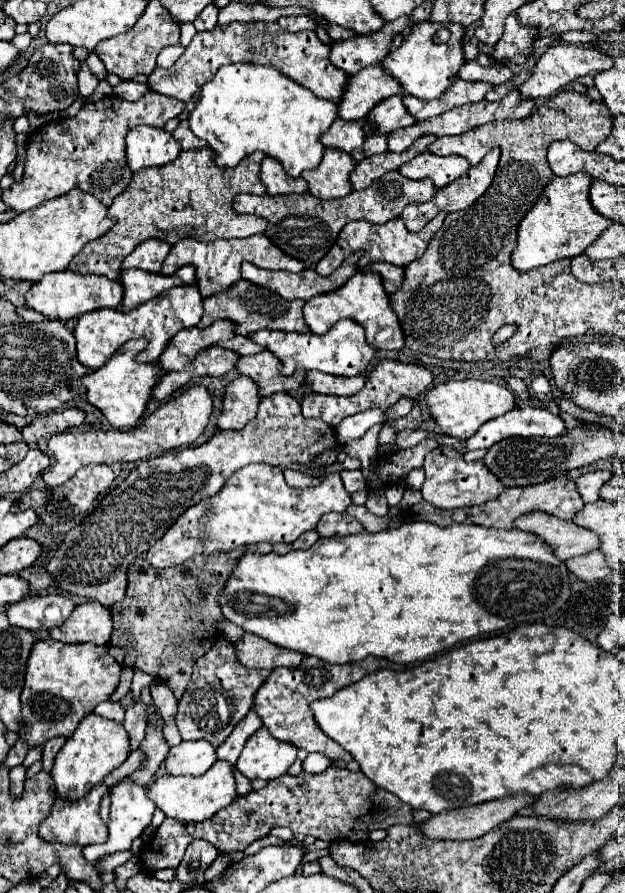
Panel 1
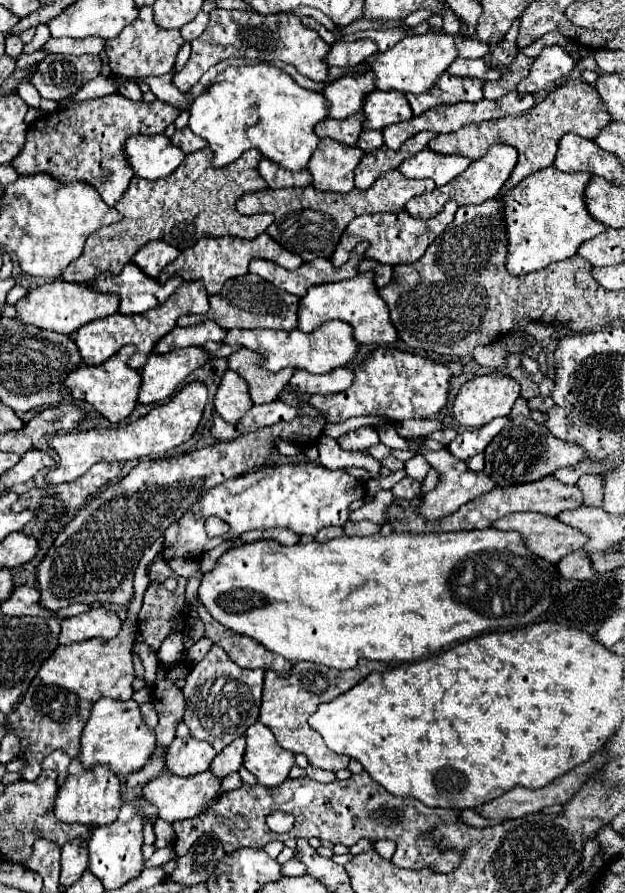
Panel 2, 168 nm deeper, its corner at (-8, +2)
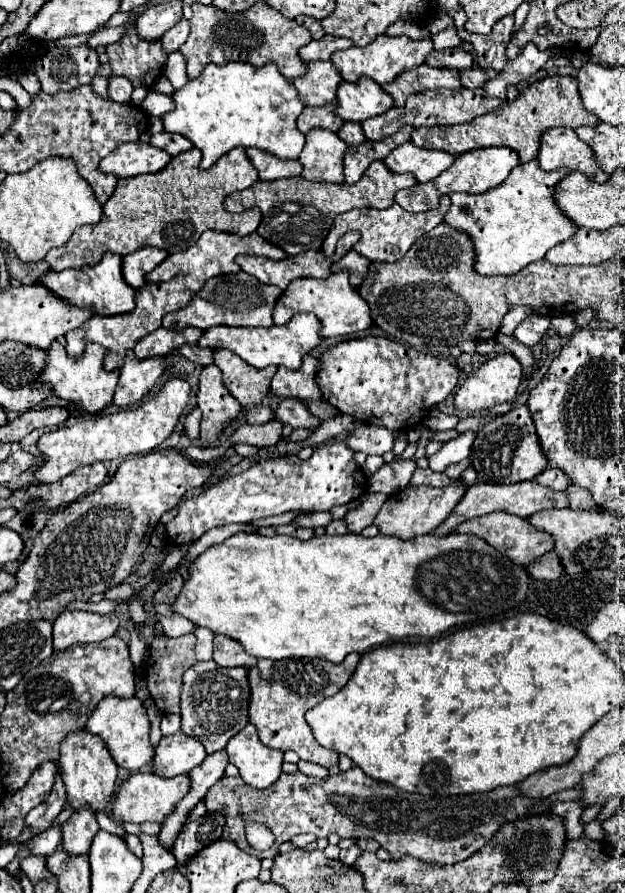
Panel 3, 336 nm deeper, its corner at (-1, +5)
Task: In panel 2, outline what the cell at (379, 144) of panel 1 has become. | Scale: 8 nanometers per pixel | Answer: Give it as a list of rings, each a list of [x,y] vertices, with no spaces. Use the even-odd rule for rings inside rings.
[[[367,131],[361,133],[361,141],[357,141],[357,147],[363,149],[365,153],[371,153],[383,145],[383,135],[381,131]]]

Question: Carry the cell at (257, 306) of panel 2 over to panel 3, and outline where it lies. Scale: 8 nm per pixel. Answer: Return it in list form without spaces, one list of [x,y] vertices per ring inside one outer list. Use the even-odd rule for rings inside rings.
[[[246,272],[216,276],[216,278],[210,278],[198,294],[194,294],[188,306],[166,314],[162,318],[162,326],[174,328],[174,330],[182,330],[188,326],[208,330],[220,324],[224,326],[272,326],[272,310],[280,294],[282,290],[278,286],[260,284],[254,276]]]

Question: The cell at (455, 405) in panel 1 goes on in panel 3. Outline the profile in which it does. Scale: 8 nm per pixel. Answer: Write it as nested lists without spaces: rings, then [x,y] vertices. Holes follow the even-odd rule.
[[[502,352],[502,354],[486,360],[476,372],[472,372],[466,378],[466,382],[458,388],[458,392],[454,396],[454,406],[474,414],[474,412],[482,412],[482,410],[486,410],[486,408],[490,408],[494,404],[510,402],[516,396],[520,380],[522,380],[522,366],[520,366],[520,362],[512,354]]]

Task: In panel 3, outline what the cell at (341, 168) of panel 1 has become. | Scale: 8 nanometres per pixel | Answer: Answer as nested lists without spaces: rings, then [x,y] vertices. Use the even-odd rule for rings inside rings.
[[[314,128],[306,134],[306,144],[300,154],[300,162],[304,166],[302,176],[306,180],[322,180],[340,184],[344,182],[342,174],[342,158],[346,152],[346,144],[330,130]]]

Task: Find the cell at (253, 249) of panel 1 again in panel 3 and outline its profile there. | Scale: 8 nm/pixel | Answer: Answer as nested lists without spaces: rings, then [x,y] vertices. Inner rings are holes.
[[[206,230],[194,246],[190,246],[188,250],[176,252],[174,256],[168,256],[158,268],[154,268],[146,276],[146,280],[148,282],[160,282],[160,280],[170,280],[170,278],[174,278],[178,274],[184,274],[184,276],[192,276],[194,280],[206,282],[208,278],[214,278],[214,276],[220,276],[220,274],[240,272],[240,266],[234,262],[234,258],[238,254],[266,256],[270,260],[282,260],[282,258],[286,258],[286,252],[284,250],[280,250],[278,246],[272,246],[270,242],[266,242],[264,238],[260,238],[256,232],[240,238],[240,236],[234,236],[234,234],[228,234],[228,232],[212,232],[212,230]]]

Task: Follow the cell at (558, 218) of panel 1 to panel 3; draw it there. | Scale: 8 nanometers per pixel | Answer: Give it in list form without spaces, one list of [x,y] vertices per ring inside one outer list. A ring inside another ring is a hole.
[[[538,160],[518,164],[502,186],[484,194],[450,194],[452,206],[444,216],[444,224],[470,236],[474,244],[474,270],[482,276],[516,274],[524,266],[542,260],[544,254],[556,244],[568,240],[578,228],[566,222],[566,216],[554,206],[552,194],[556,182],[570,170],[558,168],[544,172]]]

